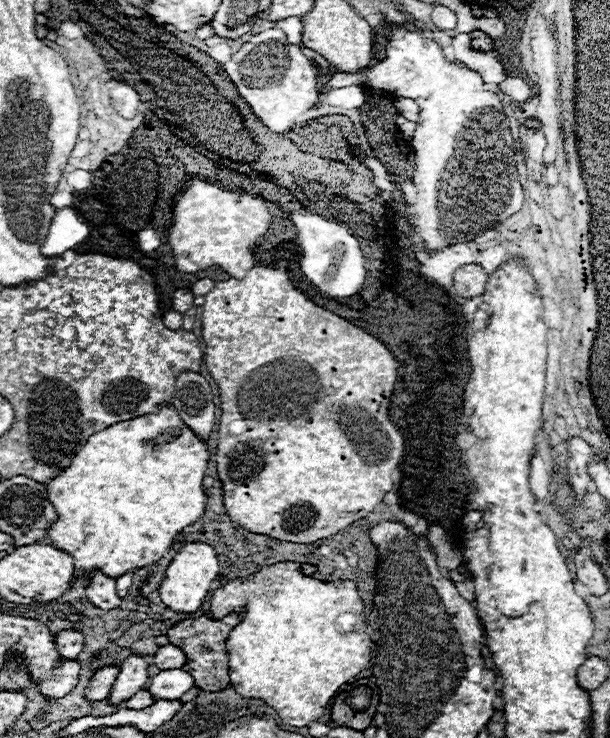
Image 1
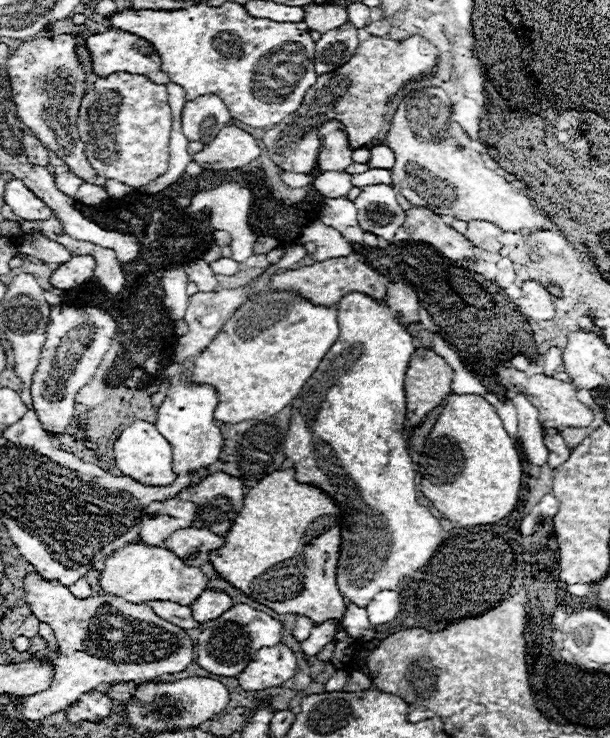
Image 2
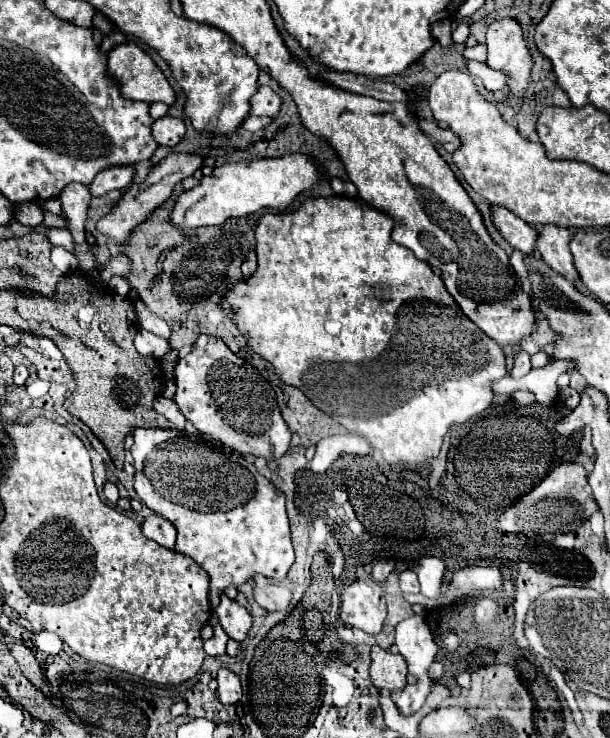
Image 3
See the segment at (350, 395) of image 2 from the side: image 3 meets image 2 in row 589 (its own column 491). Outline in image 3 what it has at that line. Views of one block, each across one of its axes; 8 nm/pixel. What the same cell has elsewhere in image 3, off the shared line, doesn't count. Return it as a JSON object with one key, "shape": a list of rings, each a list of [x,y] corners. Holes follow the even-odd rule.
{"shape":[[[342,196],[314,198],[314,200],[302,202],[300,208],[292,212],[266,214],[260,218],[260,224],[256,228],[258,270],[248,282],[236,284],[226,294],[224,304],[226,308],[234,308],[236,324],[248,338],[250,348],[256,354],[260,354],[264,360],[268,360],[274,366],[276,374],[286,384],[300,388],[314,402],[316,408],[320,408],[328,416],[334,416],[334,420],[338,420],[350,432],[364,436],[370,442],[372,450],[376,450],[390,466],[404,464],[408,468],[418,468],[438,458],[442,440],[450,432],[452,426],[478,418],[490,406],[492,394],[494,394],[492,386],[496,380],[508,376],[508,370],[506,370],[504,350],[492,338],[488,338],[478,326],[474,326],[472,320],[466,318],[466,314],[460,310],[454,298],[446,292],[442,278],[434,274],[434,270],[426,262],[418,260],[412,250],[392,242],[390,238],[392,226],[394,226],[394,220],[388,214],[382,214],[376,208],[370,208],[370,204],[362,206],[362,202],[356,198],[342,198]],[[282,332],[288,338],[280,338]],[[346,364],[352,364],[352,366],[346,366]]]}

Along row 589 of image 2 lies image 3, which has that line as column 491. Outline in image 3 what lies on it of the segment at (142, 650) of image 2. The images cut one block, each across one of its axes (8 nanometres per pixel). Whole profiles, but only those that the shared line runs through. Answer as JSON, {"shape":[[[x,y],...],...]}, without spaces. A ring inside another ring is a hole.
{"shape":[[[516,18],[496,20],[486,32],[486,44],[488,44],[486,64],[494,70],[504,70],[510,76],[508,88],[512,100],[508,104],[516,108],[520,104],[524,90],[528,88],[532,68],[532,56],[524,40],[520,22]]]}

